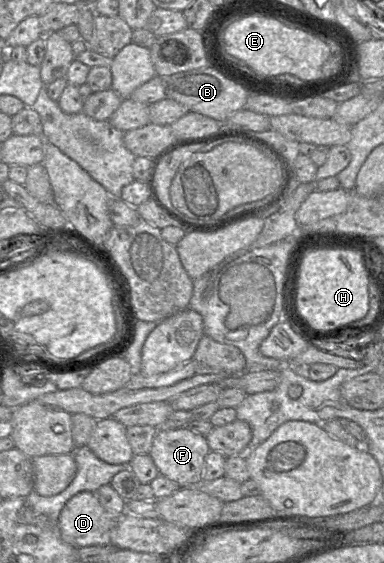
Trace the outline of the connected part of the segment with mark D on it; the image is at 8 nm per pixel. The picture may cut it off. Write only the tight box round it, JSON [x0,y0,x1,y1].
[59,491,118,547]

